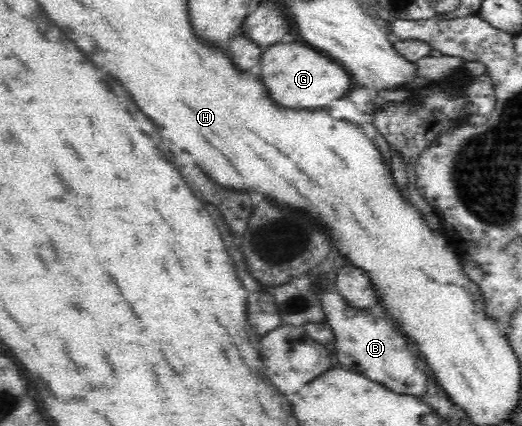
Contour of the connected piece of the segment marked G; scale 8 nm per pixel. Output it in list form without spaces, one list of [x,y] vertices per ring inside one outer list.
[[[273,44],[264,52],[262,62],[262,80],[270,88],[272,98],[288,108],[322,108],[329,106],[332,100],[344,97],[350,90],[351,75],[338,62],[320,56],[316,50],[304,44]]]

